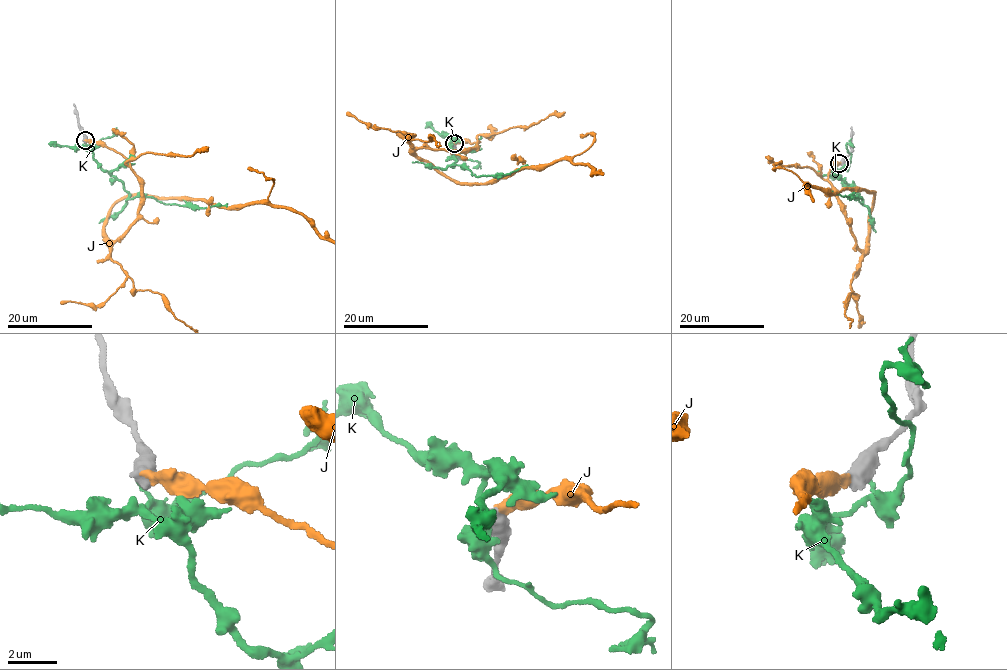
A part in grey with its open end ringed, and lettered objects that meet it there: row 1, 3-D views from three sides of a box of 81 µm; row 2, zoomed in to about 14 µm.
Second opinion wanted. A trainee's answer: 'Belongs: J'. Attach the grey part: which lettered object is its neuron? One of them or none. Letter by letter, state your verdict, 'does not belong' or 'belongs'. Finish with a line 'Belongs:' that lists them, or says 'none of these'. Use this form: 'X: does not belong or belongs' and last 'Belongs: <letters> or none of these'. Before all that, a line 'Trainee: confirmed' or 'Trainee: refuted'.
Trainee: confirmed
J: belongs
K: does not belong
Belongs: J

